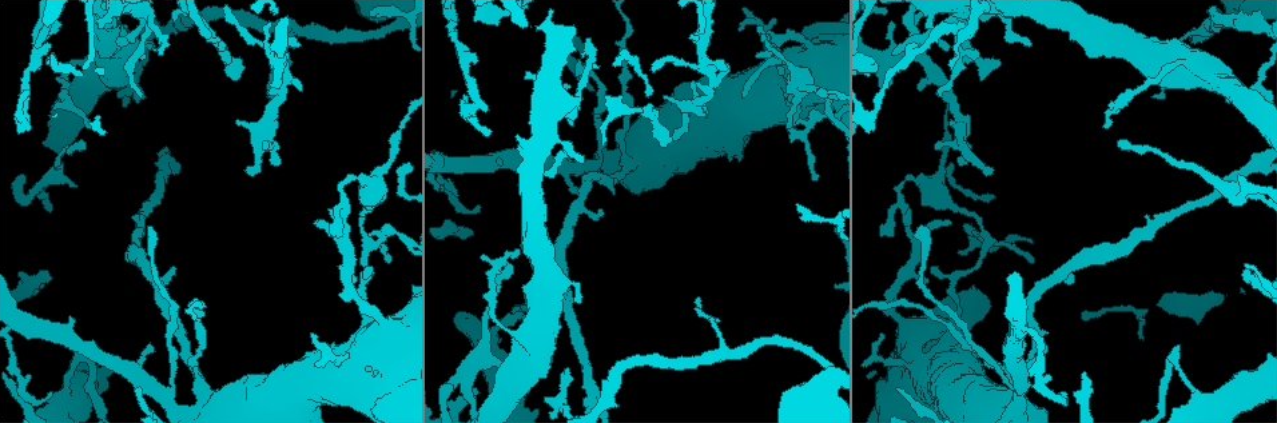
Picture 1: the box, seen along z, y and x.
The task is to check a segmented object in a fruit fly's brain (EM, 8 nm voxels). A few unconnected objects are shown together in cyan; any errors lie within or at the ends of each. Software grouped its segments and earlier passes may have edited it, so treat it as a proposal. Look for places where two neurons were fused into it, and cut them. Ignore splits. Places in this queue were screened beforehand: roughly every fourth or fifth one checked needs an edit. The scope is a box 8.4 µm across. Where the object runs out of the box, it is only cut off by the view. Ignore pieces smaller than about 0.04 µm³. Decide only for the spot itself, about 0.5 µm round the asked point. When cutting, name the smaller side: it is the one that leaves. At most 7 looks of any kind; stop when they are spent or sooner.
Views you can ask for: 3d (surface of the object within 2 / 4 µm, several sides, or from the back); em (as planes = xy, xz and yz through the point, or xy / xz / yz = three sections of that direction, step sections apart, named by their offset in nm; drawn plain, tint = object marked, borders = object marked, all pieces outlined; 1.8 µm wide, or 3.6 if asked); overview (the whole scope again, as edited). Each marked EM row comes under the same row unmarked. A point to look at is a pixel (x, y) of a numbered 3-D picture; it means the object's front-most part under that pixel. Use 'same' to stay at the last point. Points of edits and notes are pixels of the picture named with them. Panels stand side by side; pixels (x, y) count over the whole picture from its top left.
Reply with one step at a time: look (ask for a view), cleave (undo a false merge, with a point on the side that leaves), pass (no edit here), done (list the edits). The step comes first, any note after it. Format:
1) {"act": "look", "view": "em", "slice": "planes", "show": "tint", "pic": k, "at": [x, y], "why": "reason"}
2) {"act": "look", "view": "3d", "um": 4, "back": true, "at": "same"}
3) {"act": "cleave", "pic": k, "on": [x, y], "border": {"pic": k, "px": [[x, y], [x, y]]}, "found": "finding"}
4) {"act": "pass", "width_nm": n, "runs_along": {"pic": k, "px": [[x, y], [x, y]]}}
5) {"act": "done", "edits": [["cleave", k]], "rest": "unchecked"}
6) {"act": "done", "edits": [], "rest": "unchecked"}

{"act": "look", "view": "3d", "um": 2, "back": true, "pic": 1, "at": [38, 188], "why": "branch point"}

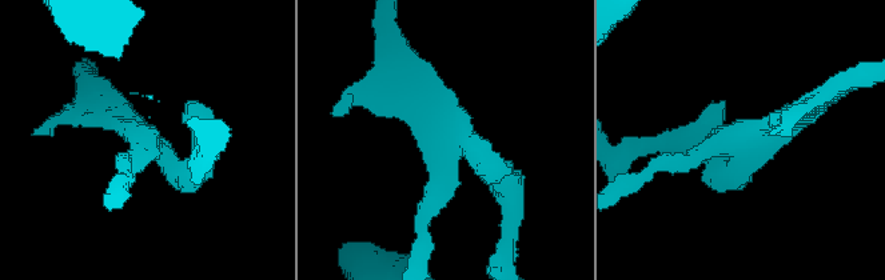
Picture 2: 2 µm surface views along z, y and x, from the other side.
{"act": "look", "view": "em", "slice": "yz", "step": 4, "show": "tint", "pic": 2, "at": [442, 120], "why": "now the EM"}

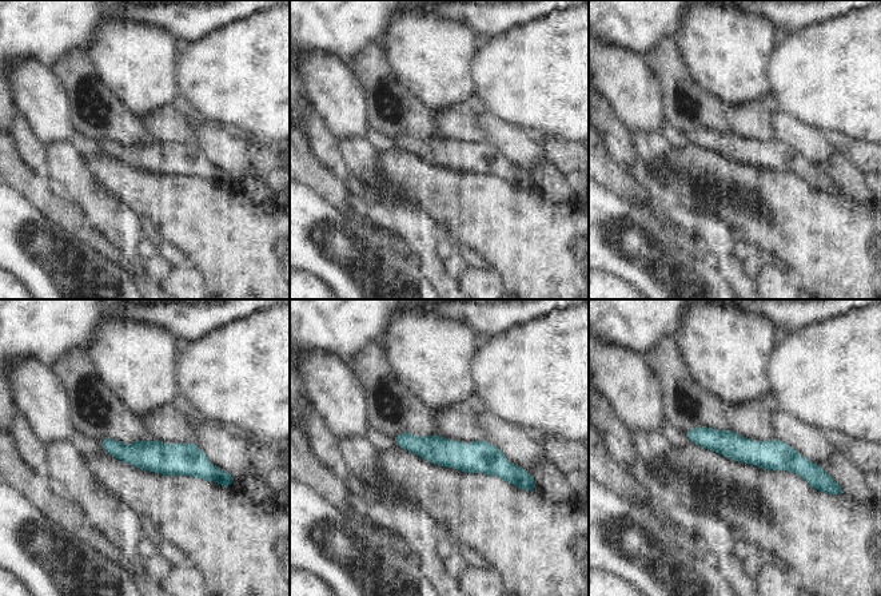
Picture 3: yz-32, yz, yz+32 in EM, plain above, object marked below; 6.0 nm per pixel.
{"act": "pass", "runs_along": {"pic": 3, "px": [[690, 433], [786, 457], [814, 473]]}, "found": "one neuron here"}

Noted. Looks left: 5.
{"act": "look", "view": "3d", "um": 4, "pic": 1, "at": [66, 386], "why": "a narrow waist"}

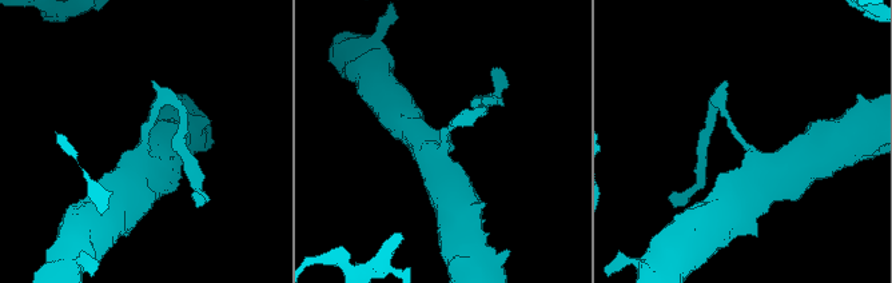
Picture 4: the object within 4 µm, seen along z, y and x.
{"act": "look", "view": "em", "um": 3.6, "slice": "yz", "step": 4, "show": "tint", "pic": 4, "at": [144, 140], "arms": 3, "arm_widths_nm": [170, 480, 600]}

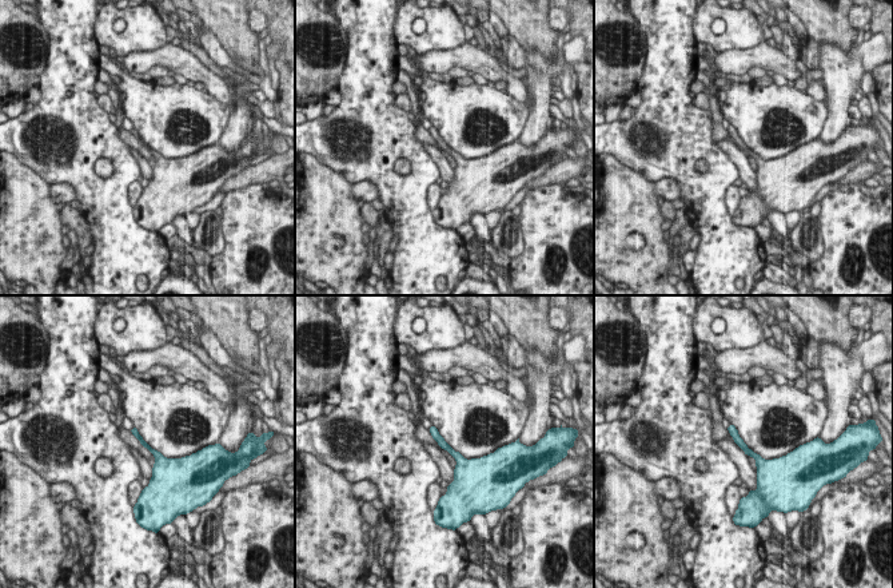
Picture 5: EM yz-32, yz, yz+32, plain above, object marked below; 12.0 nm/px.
{"act": "look", "view": "em", "um": 3.6, "slice": "planes", "show": "borders", "at": "same"}

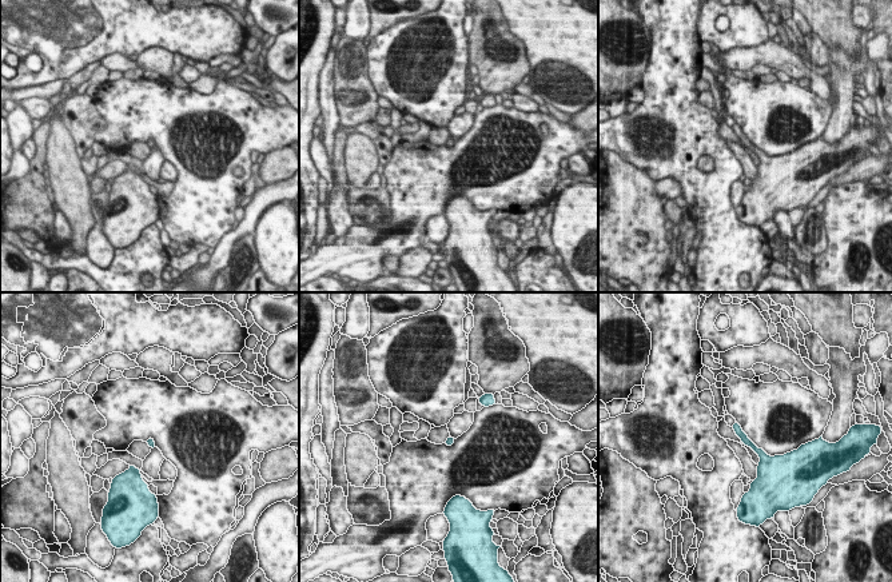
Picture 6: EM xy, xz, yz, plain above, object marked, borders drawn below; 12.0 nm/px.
{"act": "pass", "width_nm": 90, "runs_along": {"pic": 6, "px": [[737, 429], [763, 457], [760, 478]]}, "found": "continuous, no second neuron"}

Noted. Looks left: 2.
{"act": "look", "view": "em", "slice": "xz", "step": 8, "show": "tint", "pic": 1, "at": [378, 313], "why": "two arms in line, one across"}

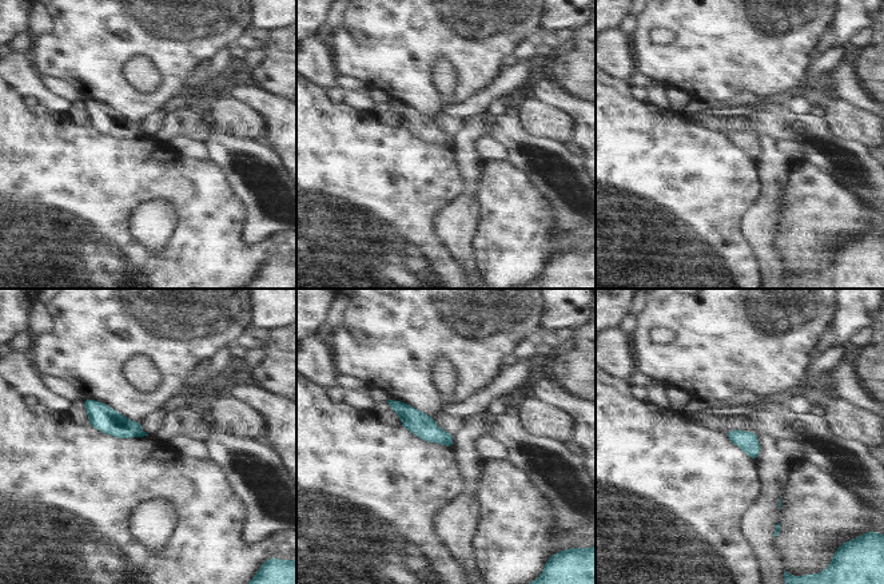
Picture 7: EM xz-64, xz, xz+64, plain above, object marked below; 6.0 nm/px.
{"act": "look", "view": "em", "slice": "planes", "show": "tint", "at": "same", "why": "cut it another way"}

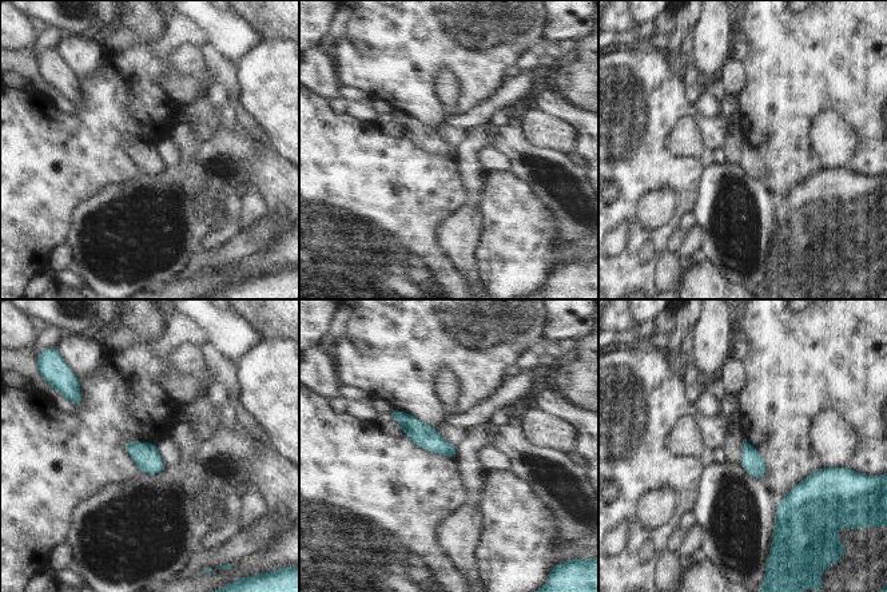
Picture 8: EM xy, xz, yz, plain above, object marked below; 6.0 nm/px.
{"act": "pass", "width_nm": 130, "runs_along": {"pic": 8, "px": [[397, 414], [429, 440], [453, 453]]}, "found": "one neuron here"}

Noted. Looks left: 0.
{"act": "done", "edits": [], "rest": "unchecked"}

